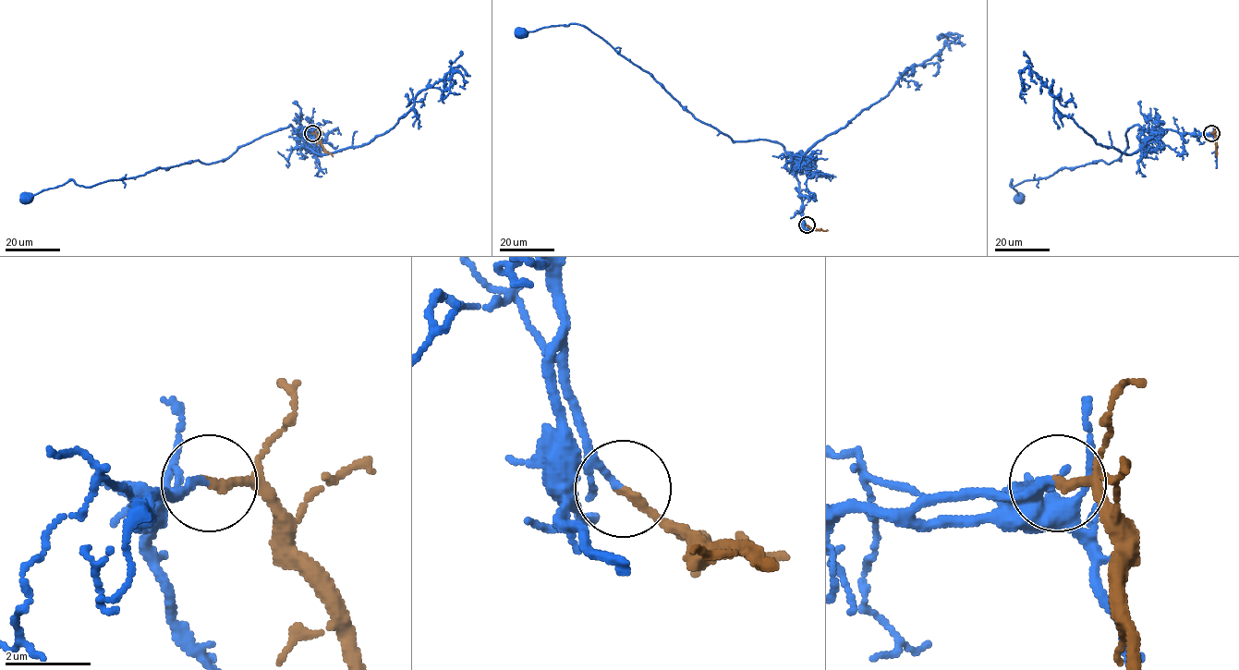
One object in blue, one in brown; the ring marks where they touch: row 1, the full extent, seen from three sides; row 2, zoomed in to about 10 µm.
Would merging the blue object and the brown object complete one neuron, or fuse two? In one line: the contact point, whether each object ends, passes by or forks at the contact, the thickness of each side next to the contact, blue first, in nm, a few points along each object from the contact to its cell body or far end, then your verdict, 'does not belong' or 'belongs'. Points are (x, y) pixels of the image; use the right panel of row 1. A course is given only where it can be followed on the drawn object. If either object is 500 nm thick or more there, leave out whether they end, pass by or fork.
place (1211, 133); blue passes by; brown ends; calibres 130 and 240 nm; course blue (1211, 132), (1164, 129), (1146, 137), (1133, 125), (1119, 158), (1061, 167), (1011, 187), (1012, 180), (1018, 198); course brown (1211, 132), (1215, 135), (1216, 156); belongs

